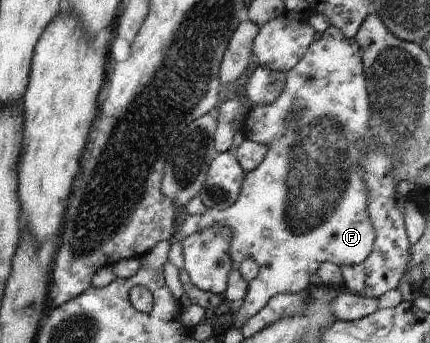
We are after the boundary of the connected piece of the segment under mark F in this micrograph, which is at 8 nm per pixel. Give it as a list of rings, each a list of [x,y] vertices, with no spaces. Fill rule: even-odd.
[[[330,25],[323,33],[319,40],[314,41],[306,51],[306,54],[298,61],[298,64],[294,65],[287,74],[285,80],[285,87],[280,93],[278,98],[275,98],[270,104],[254,106],[249,110],[247,114],[245,124],[242,128],[242,133],[249,141],[256,141],[263,145],[268,145],[268,152],[264,155],[263,161],[251,171],[248,171],[244,175],[242,181],[241,193],[238,200],[234,202],[232,206],[222,209],[206,209],[201,215],[189,215],[186,214],[182,228],[180,228],[181,234],[177,237],[180,238],[190,236],[192,233],[203,231],[204,229],[226,228],[231,238],[229,254],[234,257],[234,260],[244,260],[252,258],[258,263],[259,273],[258,276],[251,281],[248,281],[248,290],[246,296],[243,298],[244,304],[238,310],[236,314],[236,322],[233,326],[242,326],[251,316],[258,314],[262,310],[268,301],[279,294],[284,293],[302,293],[307,292],[311,284],[311,274],[317,272],[317,268],[320,263],[333,262],[340,265],[357,265],[363,263],[373,249],[375,232],[370,222],[367,206],[368,189],[365,187],[363,177],[359,173],[359,158],[365,151],[365,142],[367,136],[370,134],[369,122],[371,120],[371,108],[370,99],[368,96],[368,89],[366,84],[366,77],[364,76],[362,55],[360,45],[356,42],[355,38],[348,38],[341,30],[338,30],[334,25]],[[294,101],[302,101],[303,106],[298,113],[293,112]],[[296,115],[297,118],[292,121],[291,118]]]

